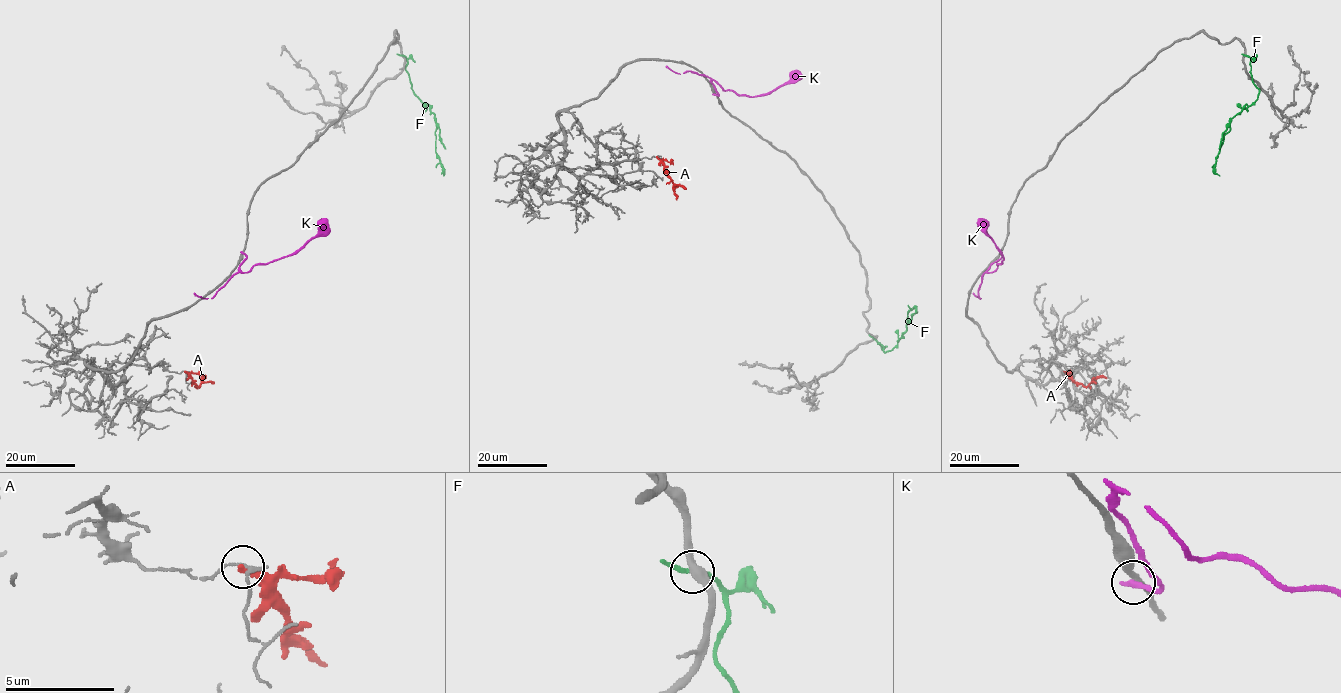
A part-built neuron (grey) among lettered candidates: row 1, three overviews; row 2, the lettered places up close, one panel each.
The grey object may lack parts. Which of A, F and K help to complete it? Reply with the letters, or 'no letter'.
no letter

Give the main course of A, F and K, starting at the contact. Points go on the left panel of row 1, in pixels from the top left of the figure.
A: (185, 371), (197, 386), (202, 378), (204, 378)
F: (402, 55), (406, 59), (406, 72), (417, 97), (434, 114), (436, 153), (443, 176)
K: (242, 253), (246, 256), (239, 266), (242, 273), (257, 264), (296, 254), (318, 233), (326, 218)

